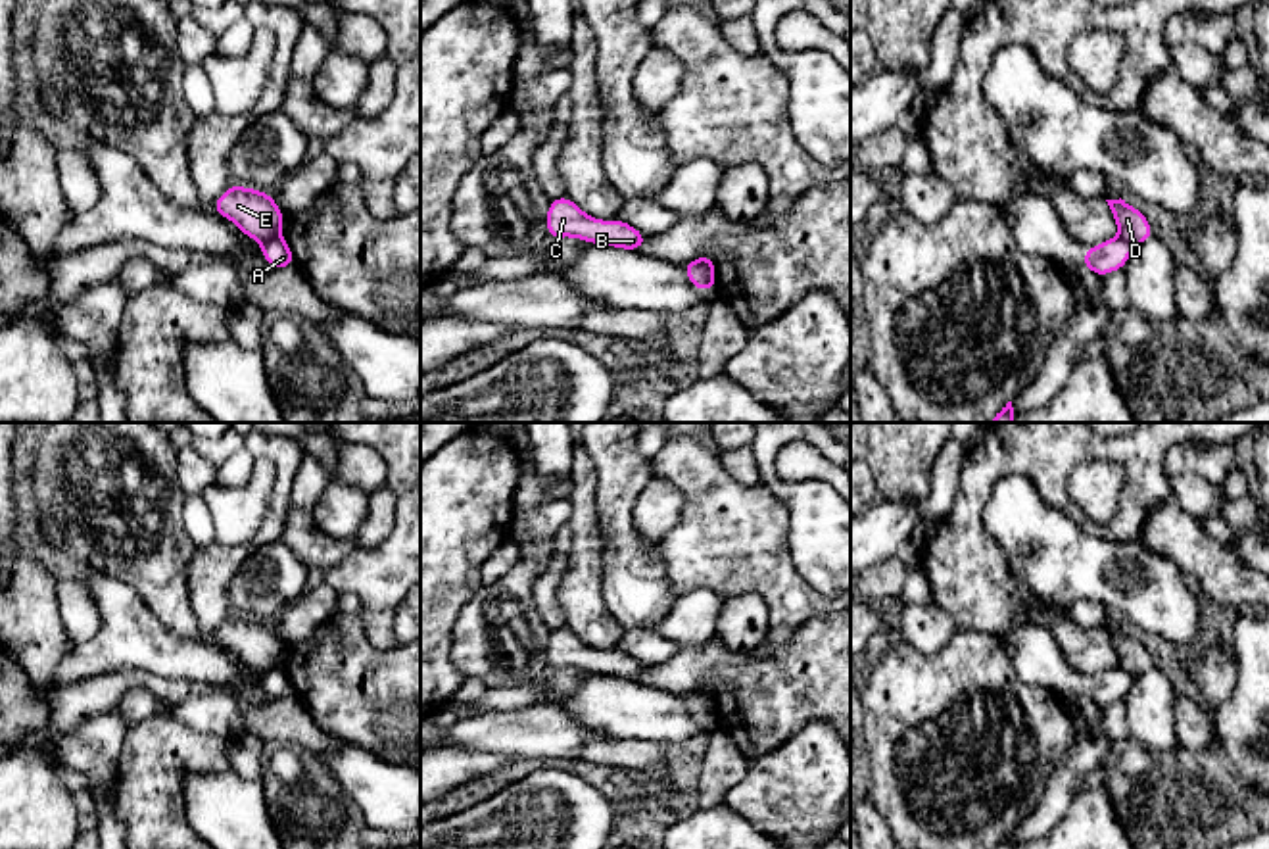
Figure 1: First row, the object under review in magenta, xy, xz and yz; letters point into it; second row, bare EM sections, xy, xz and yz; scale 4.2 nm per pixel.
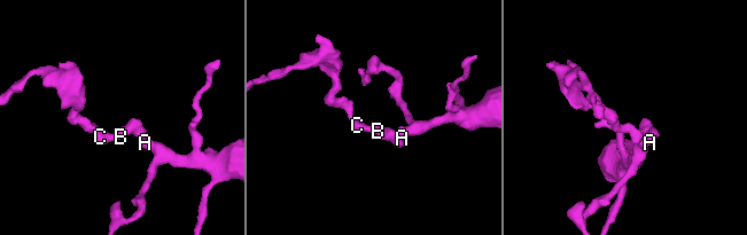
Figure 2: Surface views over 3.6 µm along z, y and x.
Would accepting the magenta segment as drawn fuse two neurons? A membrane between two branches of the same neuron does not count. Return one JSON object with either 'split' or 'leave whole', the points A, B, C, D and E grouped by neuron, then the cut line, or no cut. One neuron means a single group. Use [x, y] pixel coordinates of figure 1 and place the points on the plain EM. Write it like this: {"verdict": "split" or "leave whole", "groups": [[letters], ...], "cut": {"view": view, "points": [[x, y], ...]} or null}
{"verdict": "split", "groups": [["A"], ["B", "C", "D", "E"]], "cut": {"view": "xy", "points": [[281, 667], [273, 667], [262, 677]]}}

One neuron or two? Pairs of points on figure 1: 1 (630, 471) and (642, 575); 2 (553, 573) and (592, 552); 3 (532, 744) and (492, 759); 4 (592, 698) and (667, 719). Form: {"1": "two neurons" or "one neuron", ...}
{"1": "one neuron", "2": "two neurons", "3": "two neurons", "4": "one neuron"}

